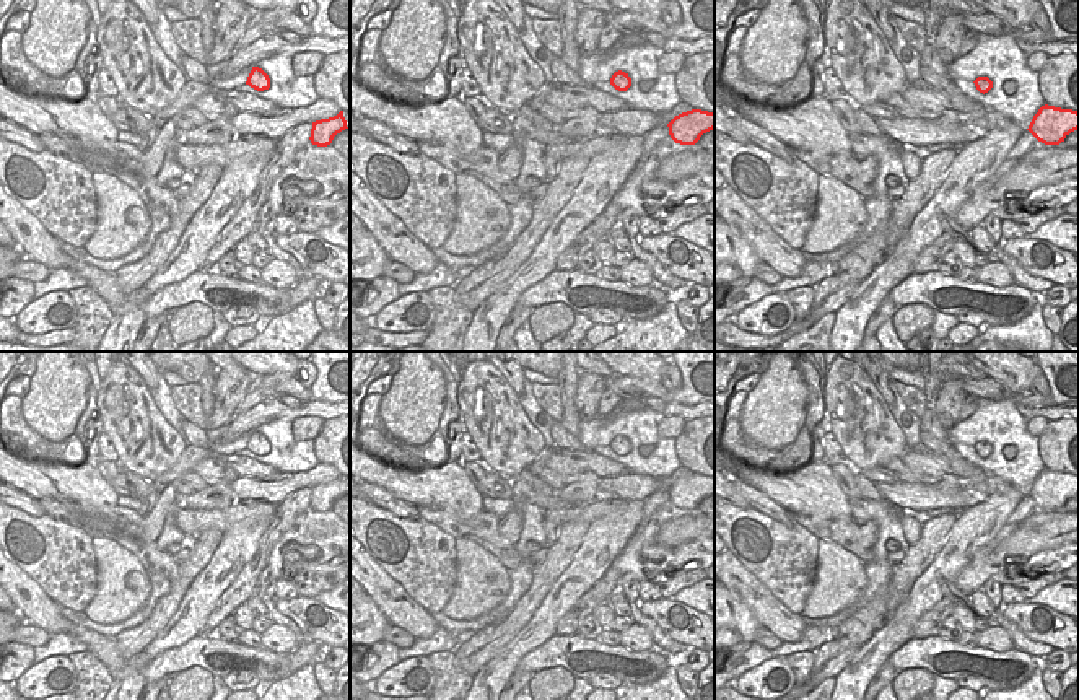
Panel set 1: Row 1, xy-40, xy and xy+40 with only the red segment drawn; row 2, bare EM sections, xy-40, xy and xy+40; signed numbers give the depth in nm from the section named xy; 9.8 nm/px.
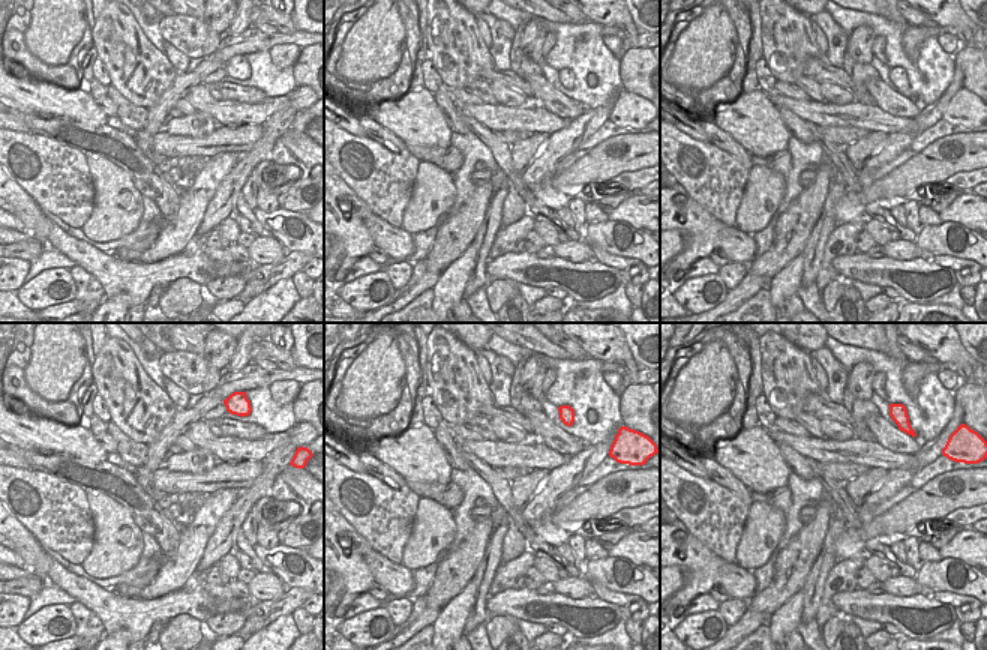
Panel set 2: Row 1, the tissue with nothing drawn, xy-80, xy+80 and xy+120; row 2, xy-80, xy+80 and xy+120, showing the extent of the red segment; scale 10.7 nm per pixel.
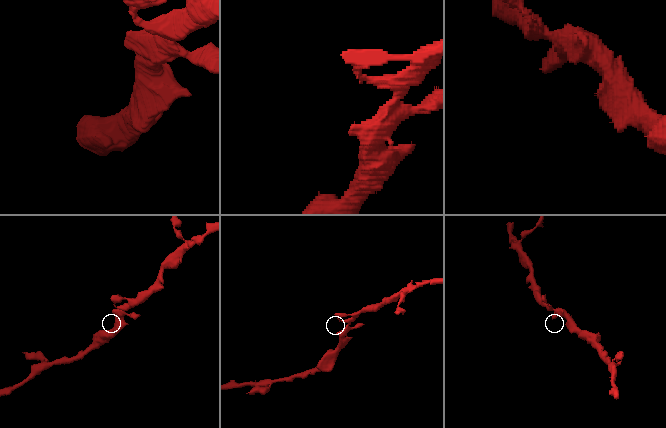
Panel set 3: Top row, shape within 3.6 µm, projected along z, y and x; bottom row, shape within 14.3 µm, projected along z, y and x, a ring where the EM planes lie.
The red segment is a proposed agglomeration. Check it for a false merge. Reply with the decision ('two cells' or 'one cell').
one cell

